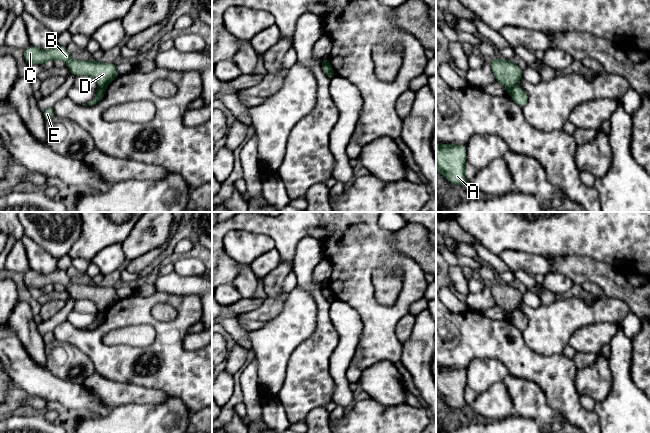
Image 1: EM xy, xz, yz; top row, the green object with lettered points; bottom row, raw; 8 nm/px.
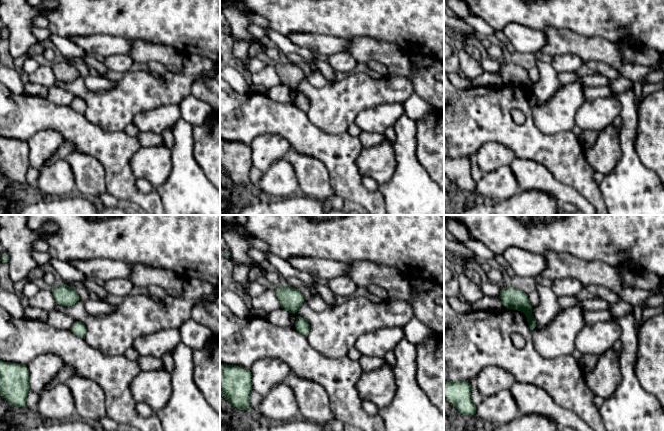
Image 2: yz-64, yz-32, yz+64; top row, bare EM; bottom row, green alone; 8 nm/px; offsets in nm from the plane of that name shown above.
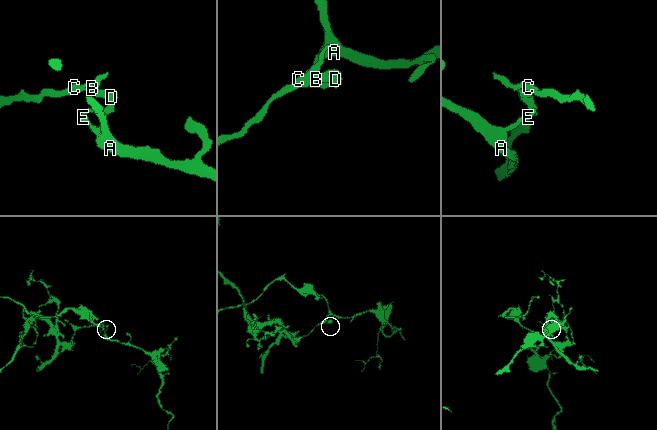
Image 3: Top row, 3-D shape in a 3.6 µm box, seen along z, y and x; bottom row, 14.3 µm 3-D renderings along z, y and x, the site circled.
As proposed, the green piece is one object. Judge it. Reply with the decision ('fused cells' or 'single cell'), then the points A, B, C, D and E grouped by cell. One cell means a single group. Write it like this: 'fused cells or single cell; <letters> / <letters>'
fused cells; A E / B C D

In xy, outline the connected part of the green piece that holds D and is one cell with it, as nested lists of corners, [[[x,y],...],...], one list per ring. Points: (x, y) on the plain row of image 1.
[[[56,269],[50,274],[41,274],[34,270],[24,273],[24,283],[30,289],[33,287],[44,288],[48,285],[62,284],[75,300],[88,299],[95,303],[98,312],[107,310],[119,300],[117,289],[113,287],[102,287],[99,285],[77,285],[71,282],[66,270]]]

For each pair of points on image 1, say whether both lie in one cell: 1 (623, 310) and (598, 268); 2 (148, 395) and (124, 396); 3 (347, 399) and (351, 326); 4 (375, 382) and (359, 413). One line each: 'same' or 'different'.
1: different
2: same
3: same
4: different

